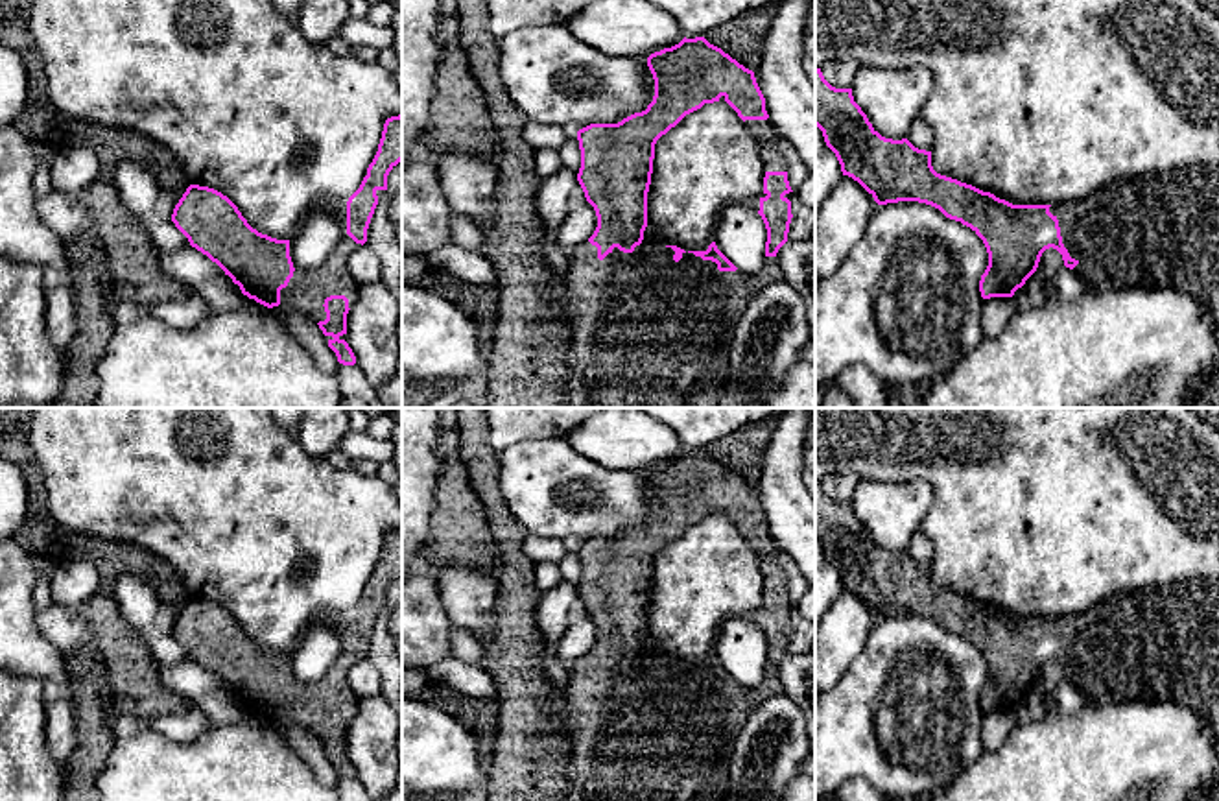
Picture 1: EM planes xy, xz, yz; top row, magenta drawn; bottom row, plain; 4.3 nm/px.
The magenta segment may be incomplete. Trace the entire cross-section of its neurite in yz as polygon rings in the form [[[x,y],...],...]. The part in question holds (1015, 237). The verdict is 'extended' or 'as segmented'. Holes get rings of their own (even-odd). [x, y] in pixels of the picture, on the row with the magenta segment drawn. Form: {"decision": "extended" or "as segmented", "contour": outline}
{"decision": "extended", "contour": [[[817,66],[815,126],[823,131],[826,146],[835,153],[843,175],[858,181],[878,205],[926,203],[939,209],[946,218],[970,227],[983,240],[988,253],[988,266],[979,281],[983,299],[1012,297],[1036,271],[1042,253],[1053,247],[1062,255],[1064,266],[1084,282],[1086,290],[1160,288],[1188,292],[1212,306],[1219,325],[1219,164],[1121,179],[1083,201],[1068,205],[1012,205],[990,192],[937,173],[931,166],[931,151],[915,148],[907,138],[882,137],[854,102],[852,89],[832,87]]]}

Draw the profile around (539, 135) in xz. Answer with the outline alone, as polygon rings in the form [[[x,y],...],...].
[[[526,120],[522,135],[535,149],[559,151],[561,146],[575,135],[575,129],[568,126],[550,126],[535,120]]]

